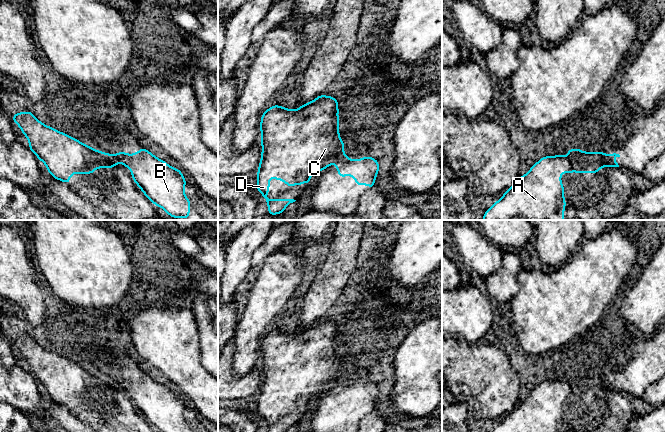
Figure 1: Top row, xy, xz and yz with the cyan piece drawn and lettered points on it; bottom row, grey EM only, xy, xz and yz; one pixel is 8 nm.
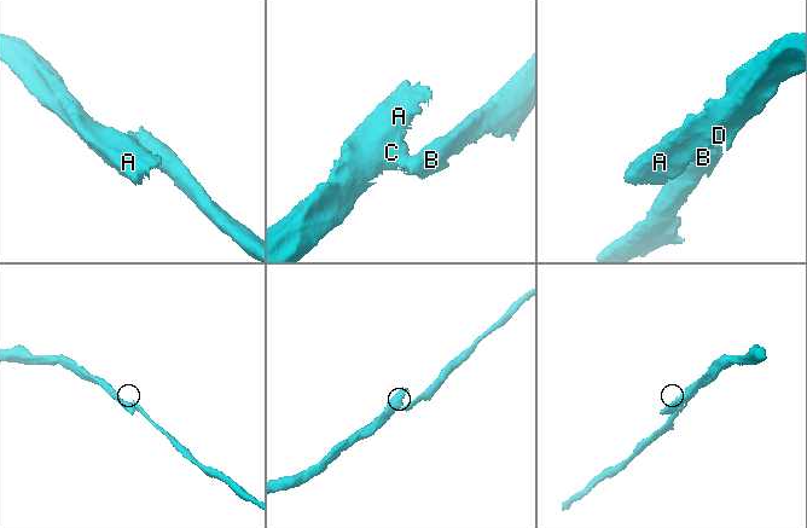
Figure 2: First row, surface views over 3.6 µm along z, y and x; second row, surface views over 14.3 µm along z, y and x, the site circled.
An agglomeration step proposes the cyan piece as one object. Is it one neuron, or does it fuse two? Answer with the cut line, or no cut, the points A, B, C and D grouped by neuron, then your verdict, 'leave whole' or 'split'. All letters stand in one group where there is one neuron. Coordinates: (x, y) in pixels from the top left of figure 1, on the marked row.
cut in yz along (606, 155), (614, 166); A C D / B; split

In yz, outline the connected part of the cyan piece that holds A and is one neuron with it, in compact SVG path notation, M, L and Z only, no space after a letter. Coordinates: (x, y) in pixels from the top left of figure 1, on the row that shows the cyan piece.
M566 149L570 156L545 156L535 163L513 186L504 192L502 198L485 212L482 220L564 220L564 186L562 173L597 173L601 167L614 167L604 152L583 152L580 149Z

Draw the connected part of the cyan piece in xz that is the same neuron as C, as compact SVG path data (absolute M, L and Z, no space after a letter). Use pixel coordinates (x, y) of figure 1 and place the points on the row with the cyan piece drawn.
M320 95L313 101L301 105L297 110L274 105L261 117L262 153L257 173L256 189L268 204L268 214L276 215L295 202L294 199L267 199L269 179L284 181L288 187L308 183L314 173L350 156L344 155L344 142L339 135L338 101L331 96Z

